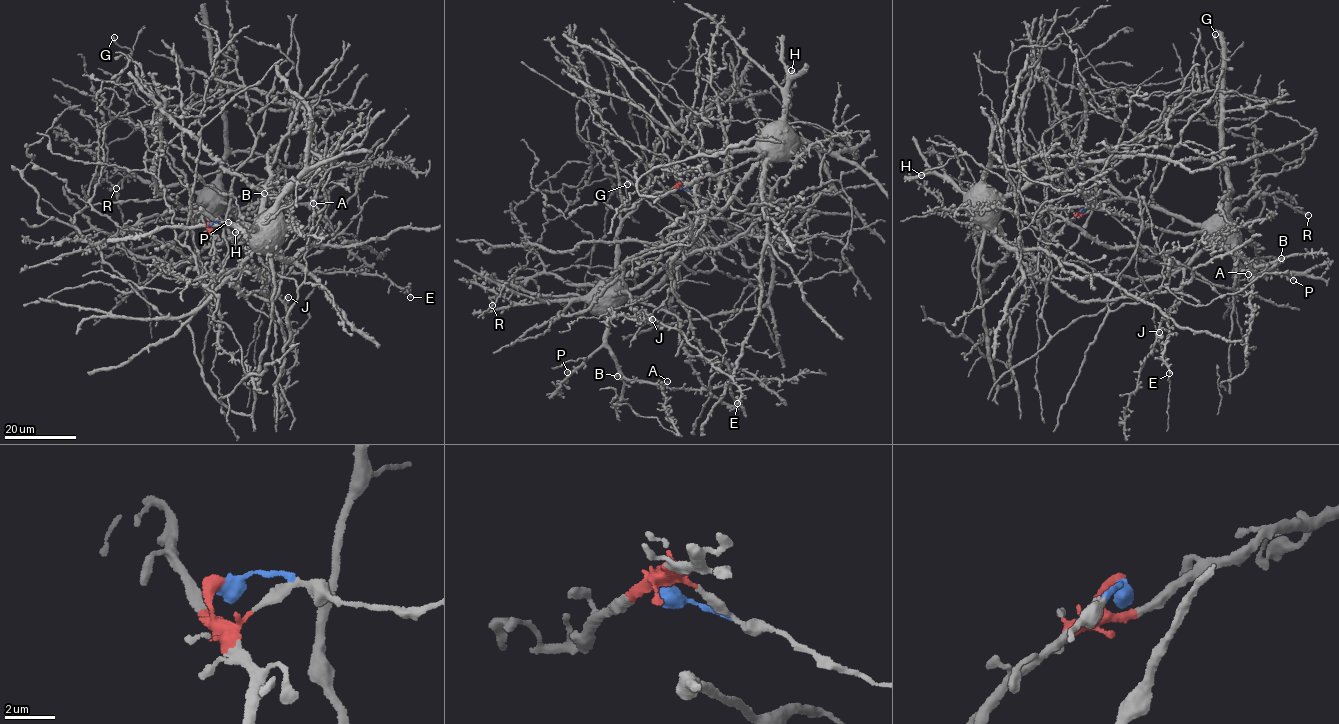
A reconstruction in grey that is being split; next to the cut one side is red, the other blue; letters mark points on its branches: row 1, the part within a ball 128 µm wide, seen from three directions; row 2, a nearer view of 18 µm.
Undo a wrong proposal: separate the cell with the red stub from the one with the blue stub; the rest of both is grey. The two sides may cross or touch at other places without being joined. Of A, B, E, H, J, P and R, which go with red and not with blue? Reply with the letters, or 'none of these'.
A, B, E, J, P, R

